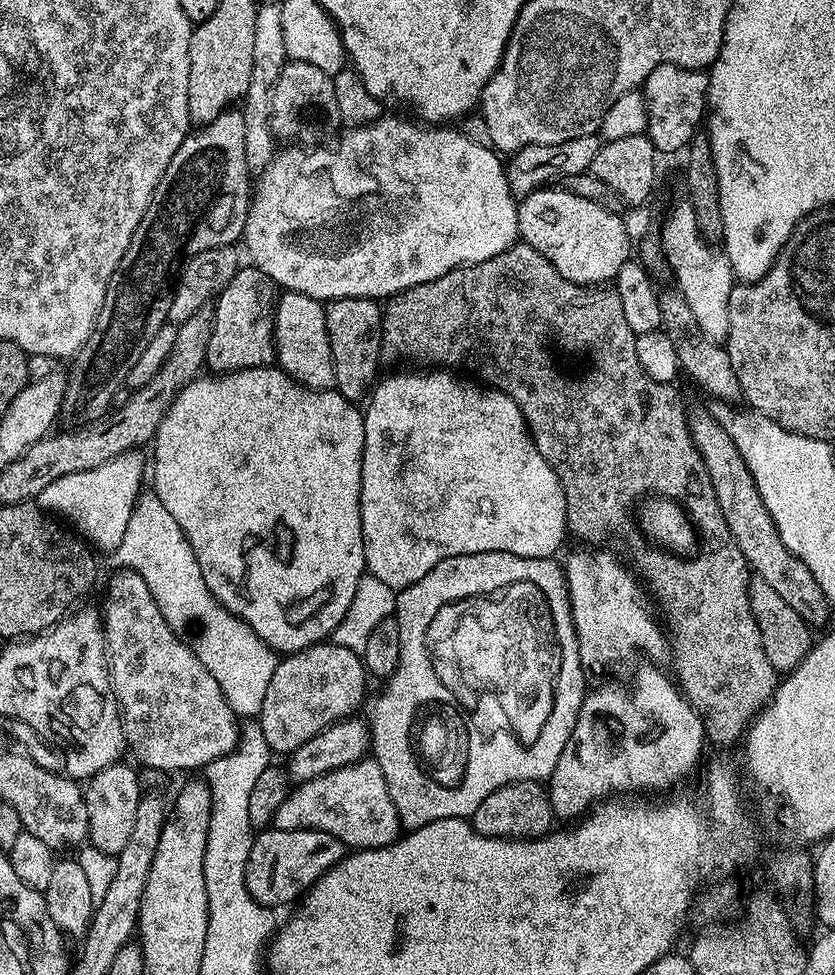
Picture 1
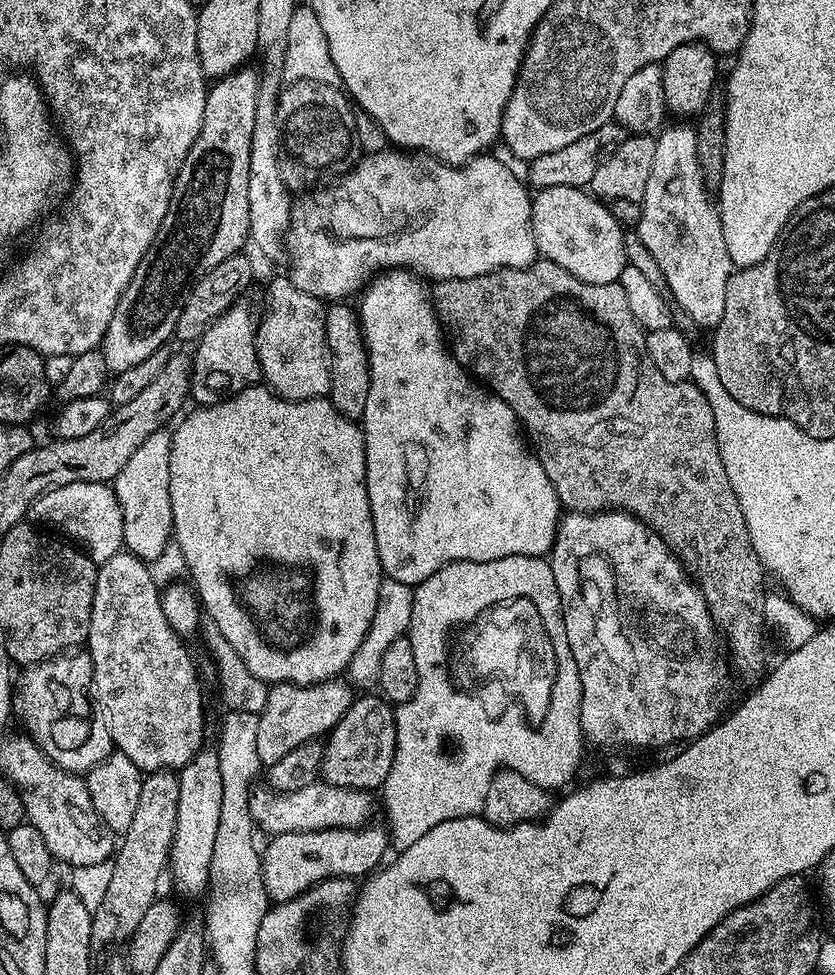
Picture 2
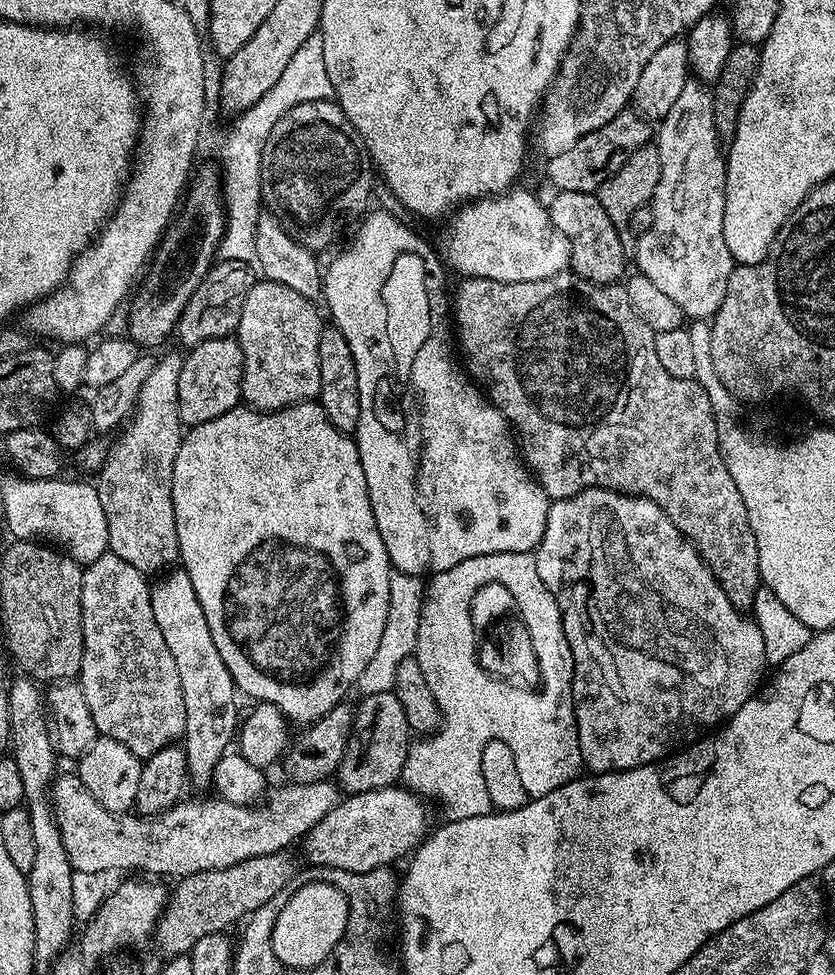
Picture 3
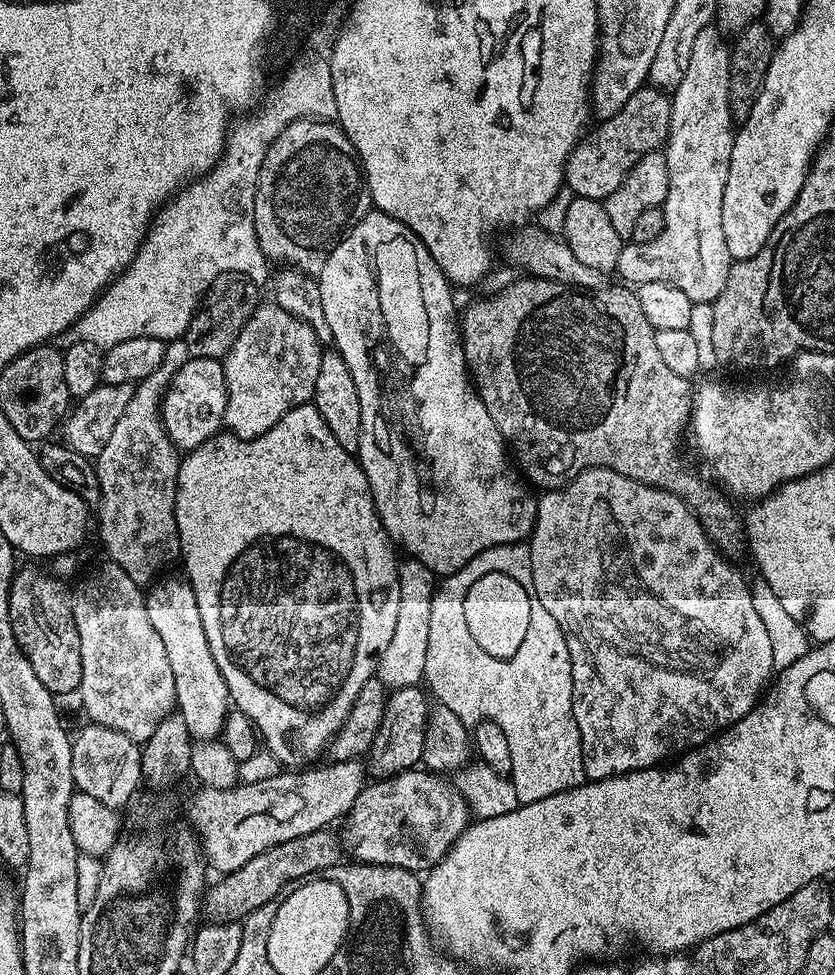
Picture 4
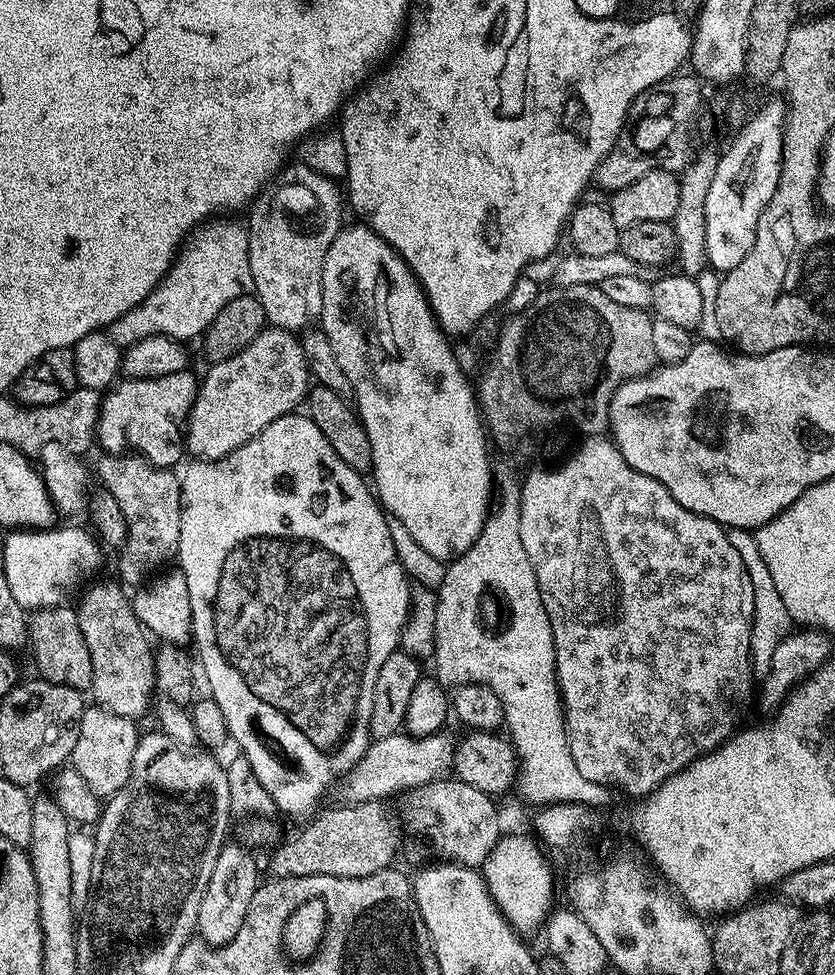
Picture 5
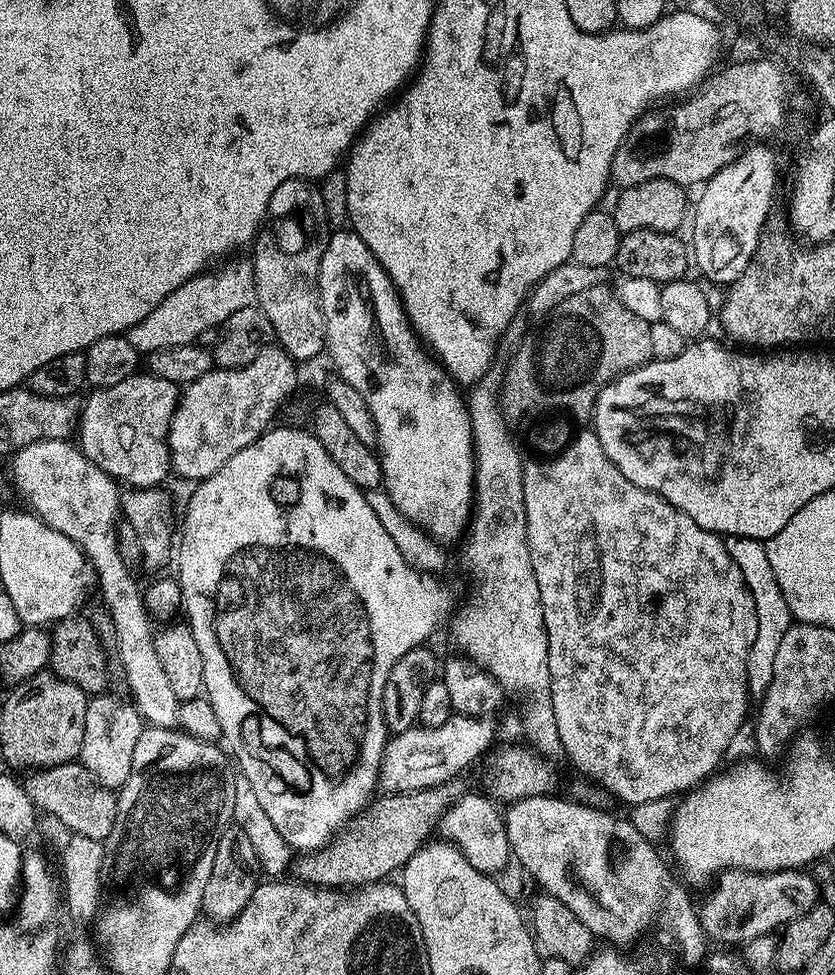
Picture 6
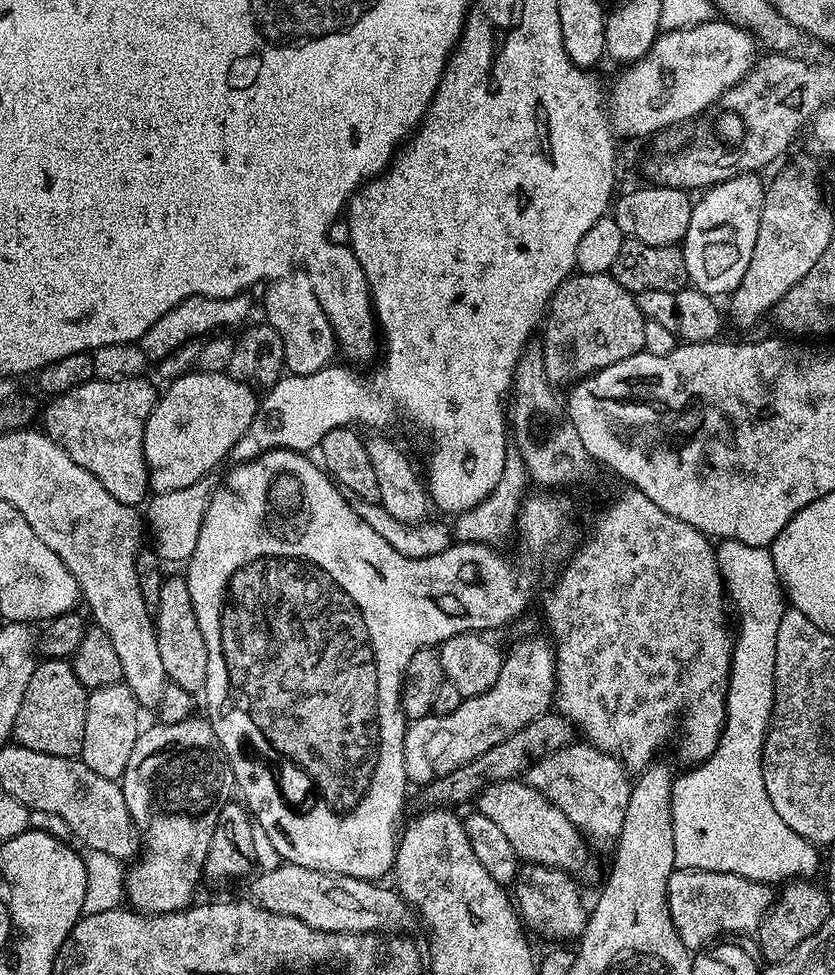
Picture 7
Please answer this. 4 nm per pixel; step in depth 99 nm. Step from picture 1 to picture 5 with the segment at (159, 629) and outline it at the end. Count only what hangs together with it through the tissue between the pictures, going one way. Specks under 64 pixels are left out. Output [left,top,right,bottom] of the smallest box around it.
[76,579,157,716]

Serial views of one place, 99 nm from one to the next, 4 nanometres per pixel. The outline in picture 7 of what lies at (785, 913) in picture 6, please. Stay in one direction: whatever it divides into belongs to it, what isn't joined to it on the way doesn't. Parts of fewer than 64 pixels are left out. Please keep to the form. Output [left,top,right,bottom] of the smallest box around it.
[668,868,774,950]

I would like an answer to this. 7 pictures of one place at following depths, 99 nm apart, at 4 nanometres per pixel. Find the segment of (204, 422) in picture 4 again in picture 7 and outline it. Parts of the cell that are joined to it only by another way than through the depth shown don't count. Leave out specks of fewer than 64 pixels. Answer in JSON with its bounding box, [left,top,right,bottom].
[42,376,158,506]

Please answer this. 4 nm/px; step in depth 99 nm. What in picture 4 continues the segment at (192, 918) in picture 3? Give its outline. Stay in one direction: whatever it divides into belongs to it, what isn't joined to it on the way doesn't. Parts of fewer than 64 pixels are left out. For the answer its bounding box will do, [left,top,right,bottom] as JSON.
[202,830,342,922]

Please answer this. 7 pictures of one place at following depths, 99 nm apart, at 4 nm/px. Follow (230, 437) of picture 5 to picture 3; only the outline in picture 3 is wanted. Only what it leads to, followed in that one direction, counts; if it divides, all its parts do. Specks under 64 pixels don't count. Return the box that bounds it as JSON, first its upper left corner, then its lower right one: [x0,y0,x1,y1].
[235,278,320,412]

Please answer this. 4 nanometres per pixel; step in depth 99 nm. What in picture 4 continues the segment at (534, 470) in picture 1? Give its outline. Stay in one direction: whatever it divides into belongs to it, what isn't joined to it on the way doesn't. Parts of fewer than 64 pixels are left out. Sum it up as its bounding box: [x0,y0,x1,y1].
[318,210,537,577]

